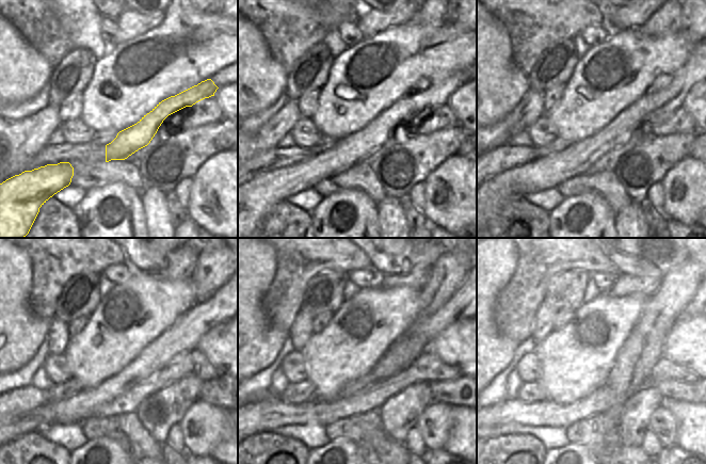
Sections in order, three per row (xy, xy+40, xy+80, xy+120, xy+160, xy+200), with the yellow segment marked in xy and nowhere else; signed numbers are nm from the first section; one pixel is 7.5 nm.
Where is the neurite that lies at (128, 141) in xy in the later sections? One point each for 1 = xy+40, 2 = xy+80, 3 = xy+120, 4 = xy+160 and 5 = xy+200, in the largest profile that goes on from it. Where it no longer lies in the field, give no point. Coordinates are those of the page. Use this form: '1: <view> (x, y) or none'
1: xy+40 (260, 194)
2: xy+80 (669, 91)
3: xy+120 (183, 335)
4: xy+160 (404, 350)
5: xy+200 (693, 308)

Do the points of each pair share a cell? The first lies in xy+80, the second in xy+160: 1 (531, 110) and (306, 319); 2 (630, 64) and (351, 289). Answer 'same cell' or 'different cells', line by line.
1: same cell
2: different cells

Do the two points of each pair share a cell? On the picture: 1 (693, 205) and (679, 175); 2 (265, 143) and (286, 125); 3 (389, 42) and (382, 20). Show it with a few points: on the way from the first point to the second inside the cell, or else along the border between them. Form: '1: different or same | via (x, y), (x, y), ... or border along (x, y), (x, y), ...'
1: same | via (690, 197), (690, 186), (687, 182)
2: same | via (270, 138), (281, 127)
3: different | border along (408, 20), (366, 38)

